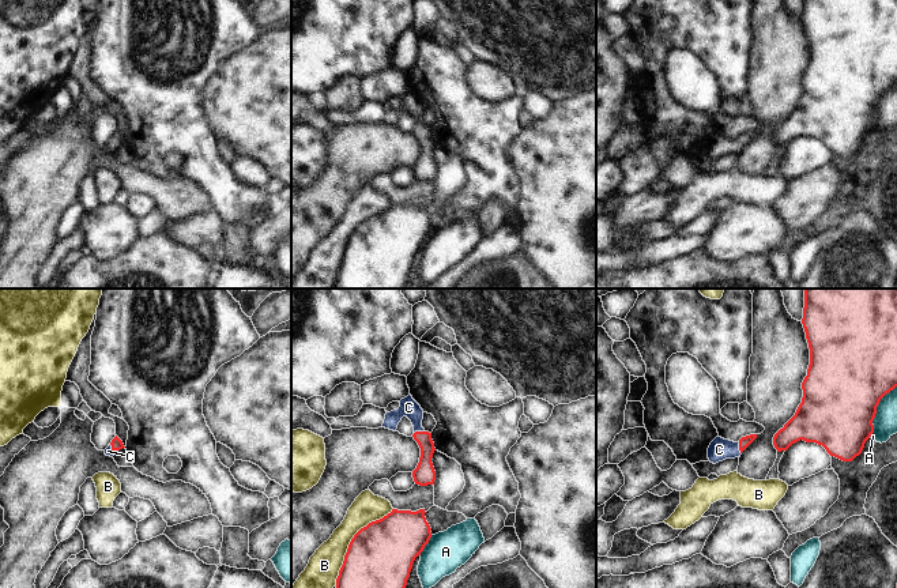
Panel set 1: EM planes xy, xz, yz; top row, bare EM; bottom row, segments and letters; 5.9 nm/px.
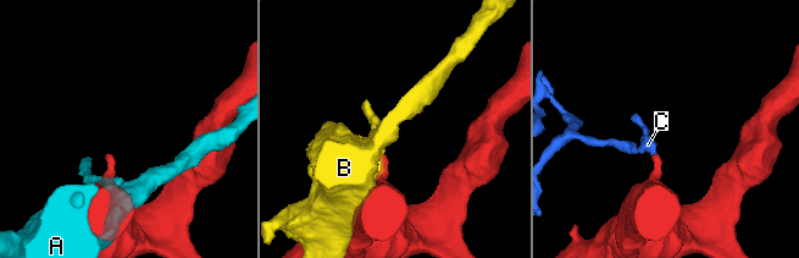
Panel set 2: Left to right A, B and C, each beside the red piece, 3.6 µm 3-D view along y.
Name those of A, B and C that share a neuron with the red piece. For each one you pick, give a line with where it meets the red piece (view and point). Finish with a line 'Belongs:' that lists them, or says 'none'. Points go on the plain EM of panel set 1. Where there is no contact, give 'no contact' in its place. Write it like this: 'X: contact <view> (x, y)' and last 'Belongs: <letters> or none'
C: contact yz (739, 143)
Belongs: C

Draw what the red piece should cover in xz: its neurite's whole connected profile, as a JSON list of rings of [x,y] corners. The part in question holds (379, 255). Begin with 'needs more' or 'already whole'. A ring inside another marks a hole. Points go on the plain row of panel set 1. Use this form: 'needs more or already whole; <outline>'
already whole; [[[392,204],[351,234],[335,289],[404,289],[412,259],[431,233],[425,204]]]

